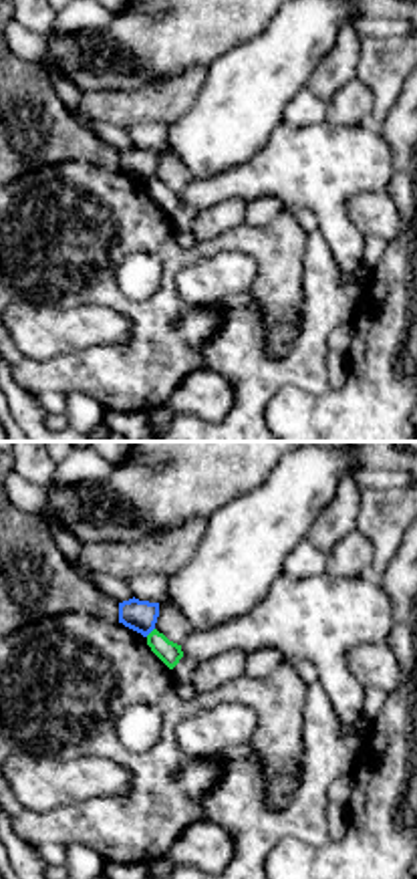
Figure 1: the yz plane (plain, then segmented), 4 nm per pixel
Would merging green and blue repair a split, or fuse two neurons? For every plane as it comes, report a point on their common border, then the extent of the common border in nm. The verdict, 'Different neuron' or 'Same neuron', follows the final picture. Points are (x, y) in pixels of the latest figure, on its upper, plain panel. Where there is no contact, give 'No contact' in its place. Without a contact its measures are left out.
Touches green at (152, 180). Shared border 50 nm

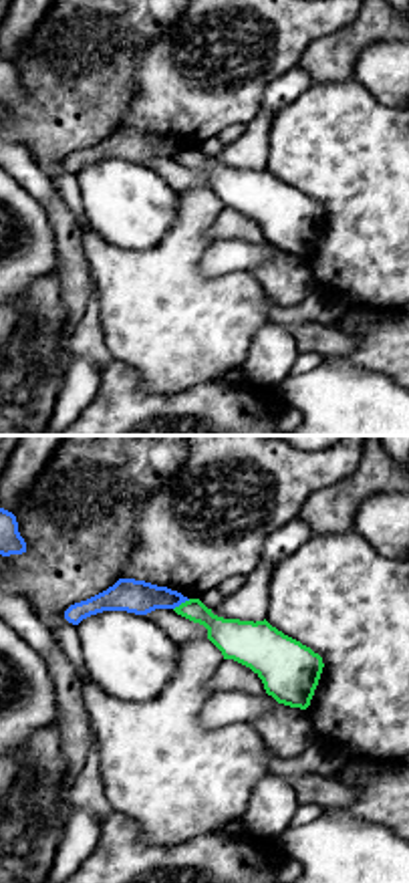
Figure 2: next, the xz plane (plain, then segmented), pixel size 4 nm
Touches green at (182, 152). Shared border 80 nm

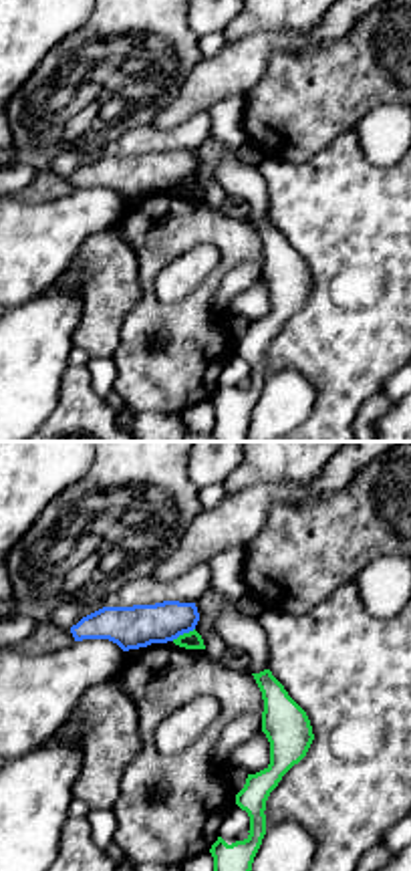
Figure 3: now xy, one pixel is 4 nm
Touches green at (184, 182). Shared border 110 nm

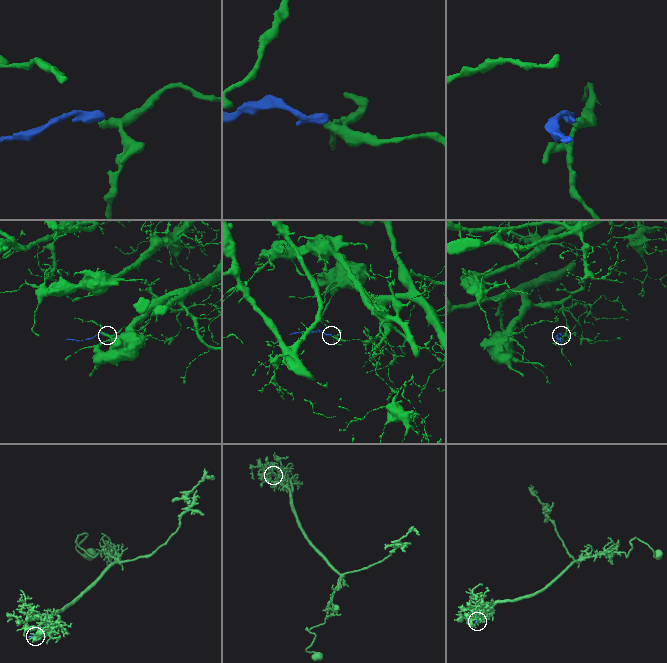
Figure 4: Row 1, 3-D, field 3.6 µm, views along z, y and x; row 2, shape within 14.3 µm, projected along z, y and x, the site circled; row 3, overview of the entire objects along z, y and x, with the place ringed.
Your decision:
Different neuron

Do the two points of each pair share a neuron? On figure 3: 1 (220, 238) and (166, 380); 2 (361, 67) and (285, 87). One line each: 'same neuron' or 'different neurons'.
1: same neuron
2: same neuron

